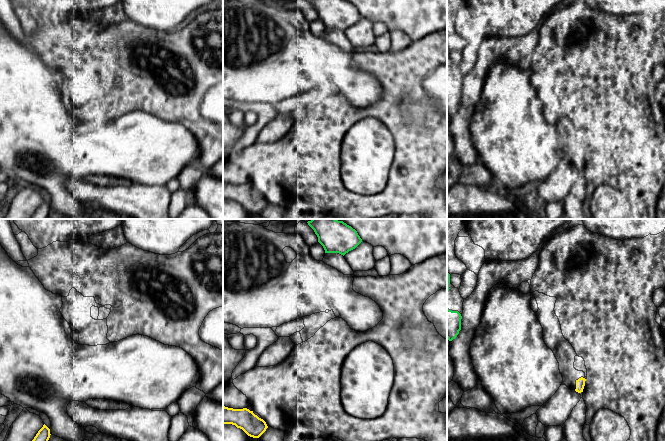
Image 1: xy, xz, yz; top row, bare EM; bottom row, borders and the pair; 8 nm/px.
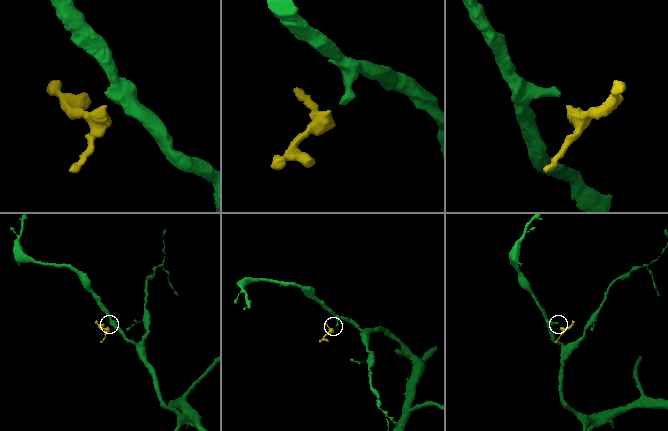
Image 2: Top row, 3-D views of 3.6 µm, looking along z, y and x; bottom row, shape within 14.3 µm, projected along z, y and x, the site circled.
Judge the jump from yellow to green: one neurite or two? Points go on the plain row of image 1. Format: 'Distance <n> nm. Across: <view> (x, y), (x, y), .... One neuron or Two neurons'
Distance 1000 nm. Across: yz (576, 156), (460, 105). One neuron

